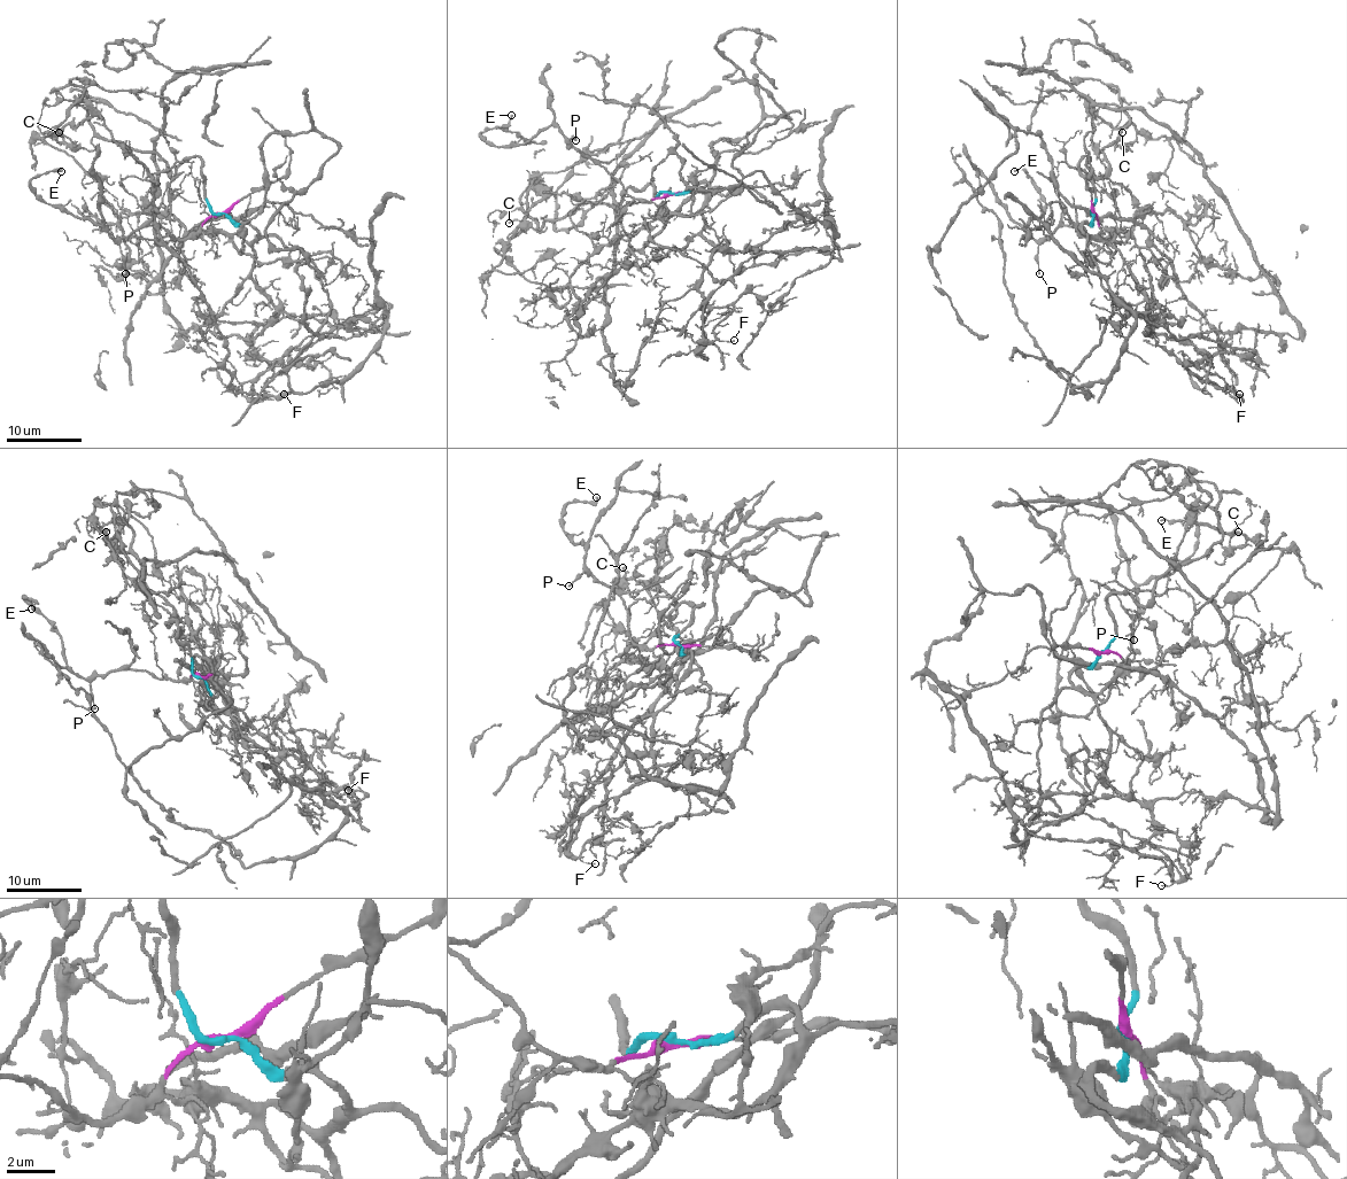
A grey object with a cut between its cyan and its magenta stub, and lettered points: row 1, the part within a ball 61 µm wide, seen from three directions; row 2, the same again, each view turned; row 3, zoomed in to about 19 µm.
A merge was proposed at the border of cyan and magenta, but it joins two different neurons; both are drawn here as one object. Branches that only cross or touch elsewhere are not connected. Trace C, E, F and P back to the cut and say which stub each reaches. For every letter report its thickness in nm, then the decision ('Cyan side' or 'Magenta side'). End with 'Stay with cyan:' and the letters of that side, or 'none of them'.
C: Thickness 140 nm. Cyan side
E: Thickness 170 nm. Magenta side
F: Thickness 100 nm. Cyan side
P: Thickness 140 nm. Magenta side
Stay with cyan: C, F

